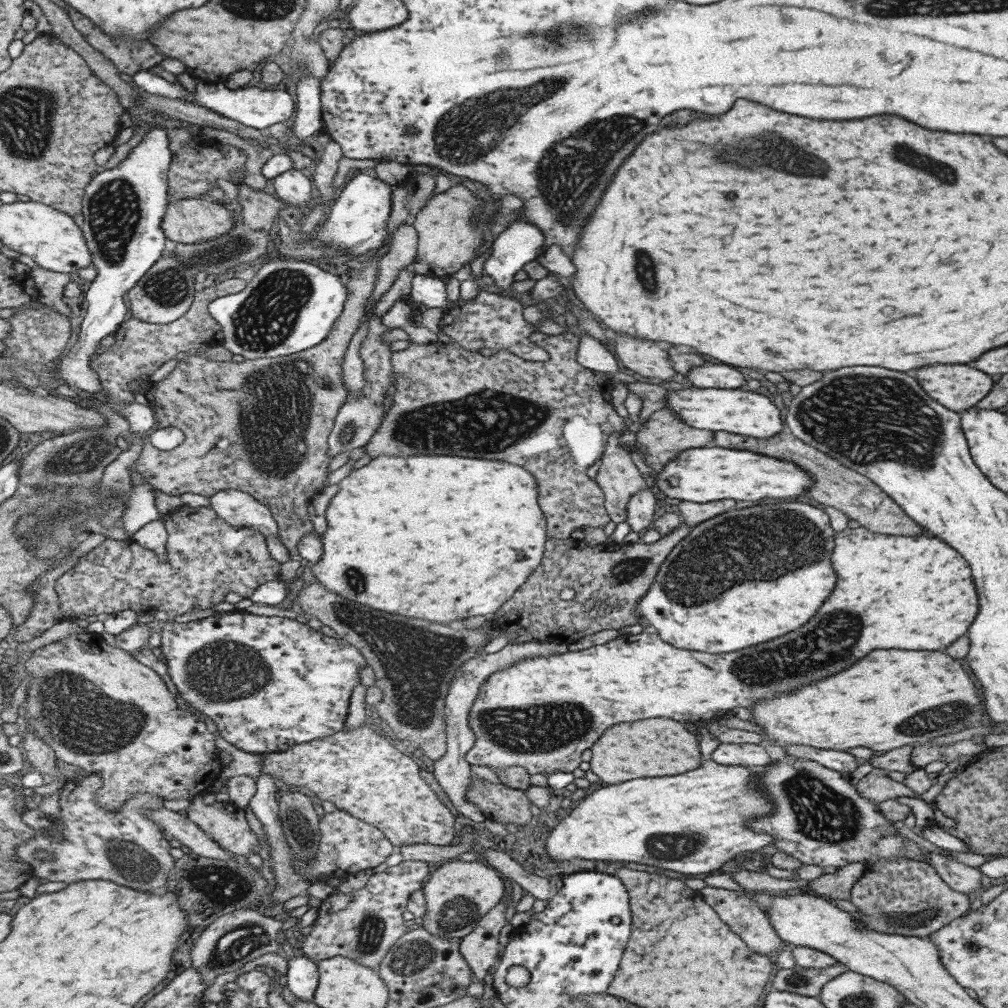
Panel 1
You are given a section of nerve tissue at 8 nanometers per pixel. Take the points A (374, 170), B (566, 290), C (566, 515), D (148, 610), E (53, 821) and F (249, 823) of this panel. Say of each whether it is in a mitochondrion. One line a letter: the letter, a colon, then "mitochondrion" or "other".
A: other
B: other
C: other
D: other
E: other
F: other

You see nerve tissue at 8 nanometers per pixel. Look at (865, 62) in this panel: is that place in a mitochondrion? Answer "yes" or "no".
no

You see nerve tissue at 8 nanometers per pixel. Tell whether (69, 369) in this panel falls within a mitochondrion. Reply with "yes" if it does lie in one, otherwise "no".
no

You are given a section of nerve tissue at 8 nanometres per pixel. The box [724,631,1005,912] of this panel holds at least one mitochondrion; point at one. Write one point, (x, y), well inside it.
(822, 813)

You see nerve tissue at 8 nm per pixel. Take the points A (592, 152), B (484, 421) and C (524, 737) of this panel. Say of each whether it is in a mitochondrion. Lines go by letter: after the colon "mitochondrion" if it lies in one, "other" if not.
A: mitochondrion
B: mitochondrion
C: mitochondrion

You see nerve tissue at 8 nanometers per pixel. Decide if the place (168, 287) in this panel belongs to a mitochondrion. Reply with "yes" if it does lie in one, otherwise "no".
yes

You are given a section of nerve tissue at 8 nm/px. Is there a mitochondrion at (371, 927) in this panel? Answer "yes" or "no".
yes

